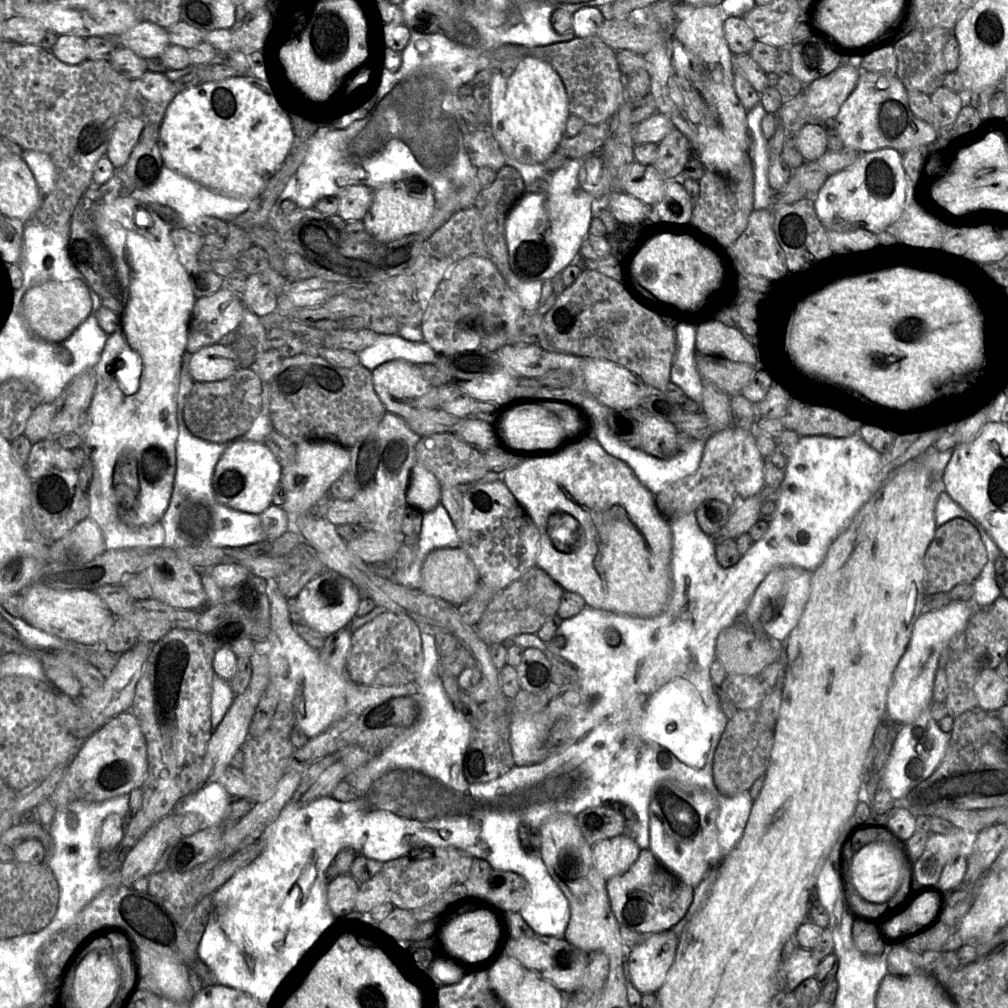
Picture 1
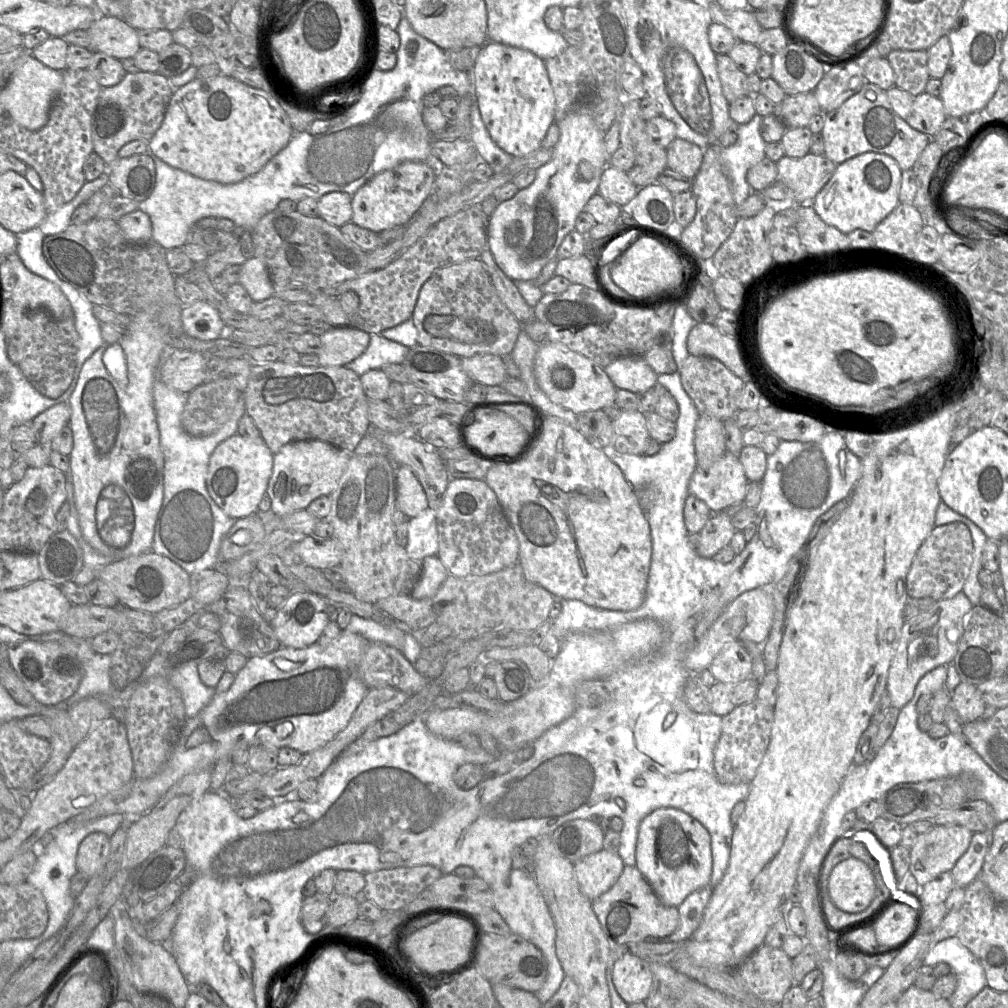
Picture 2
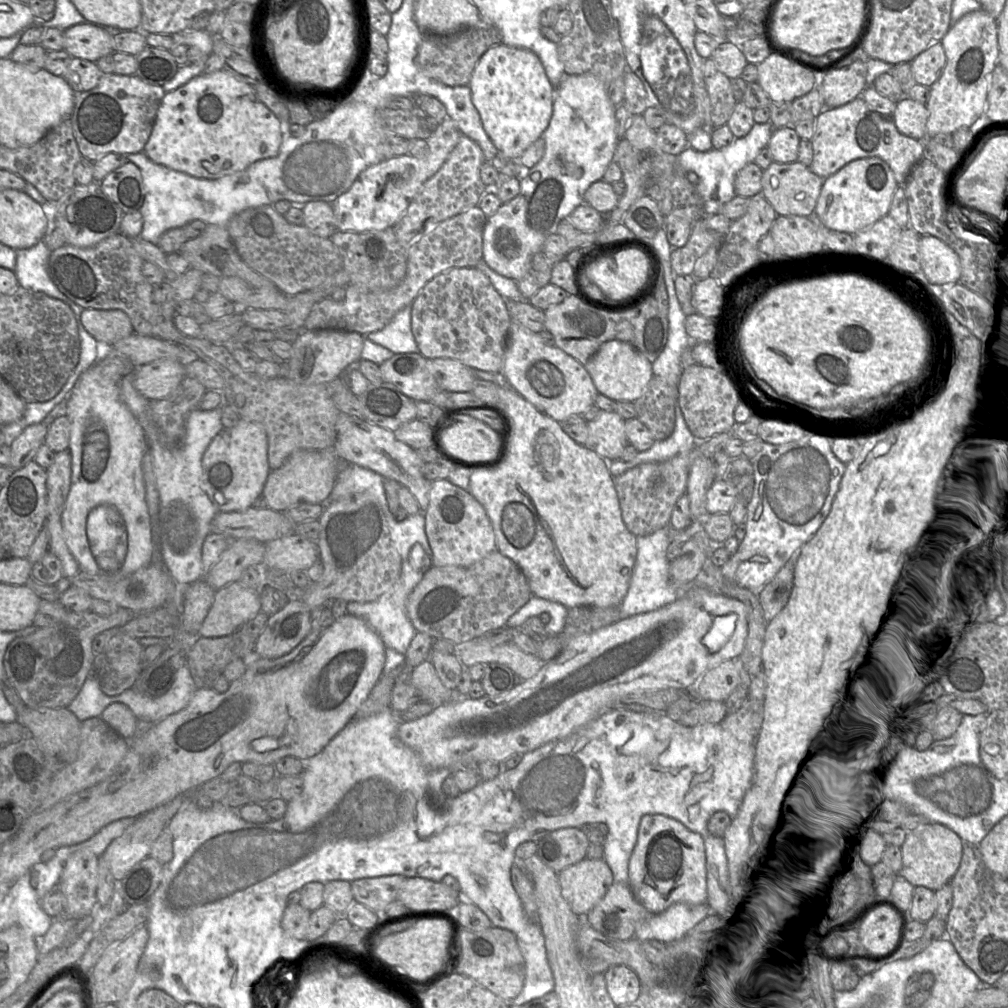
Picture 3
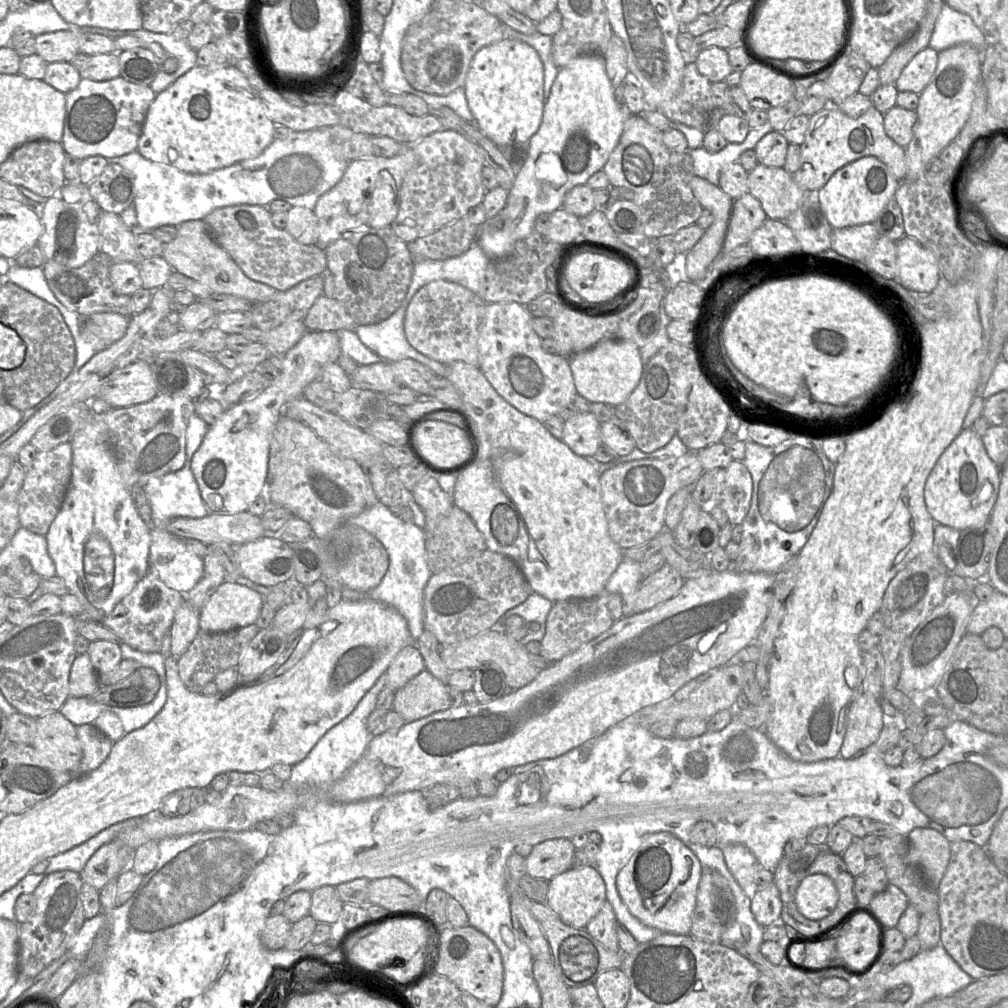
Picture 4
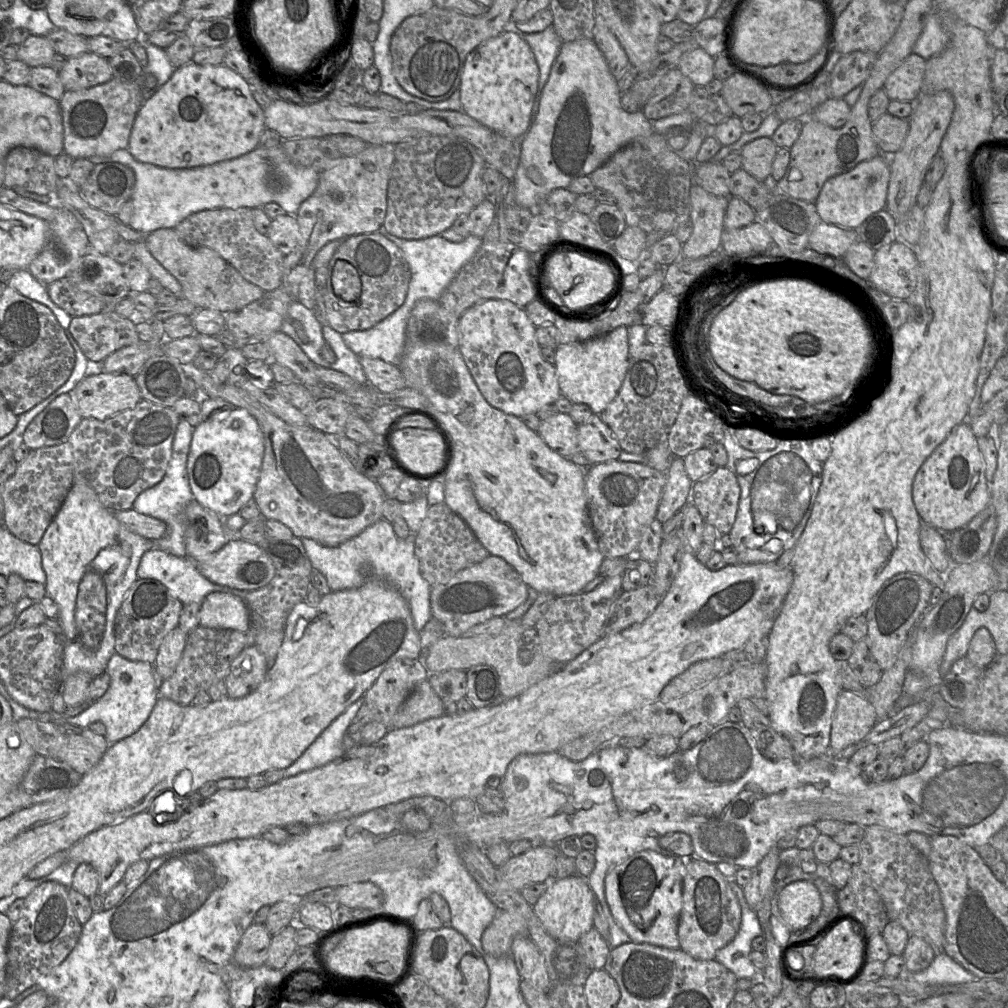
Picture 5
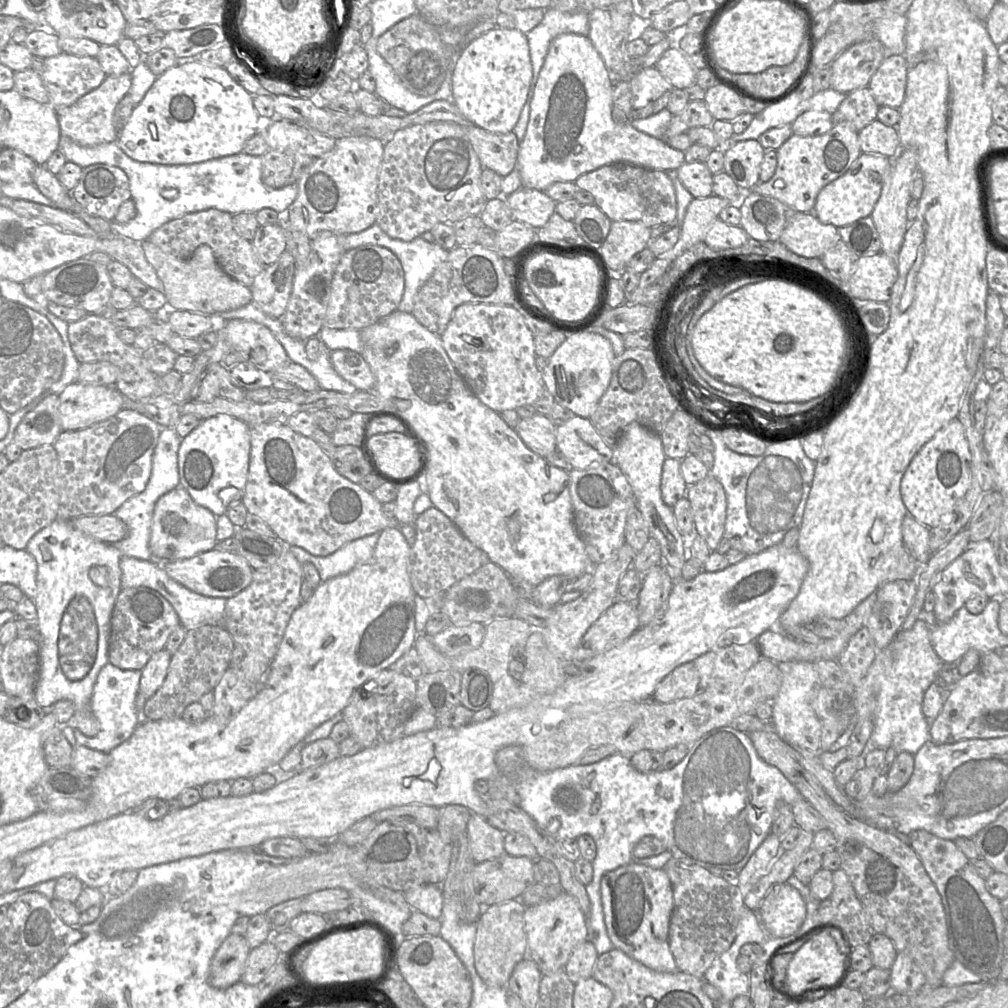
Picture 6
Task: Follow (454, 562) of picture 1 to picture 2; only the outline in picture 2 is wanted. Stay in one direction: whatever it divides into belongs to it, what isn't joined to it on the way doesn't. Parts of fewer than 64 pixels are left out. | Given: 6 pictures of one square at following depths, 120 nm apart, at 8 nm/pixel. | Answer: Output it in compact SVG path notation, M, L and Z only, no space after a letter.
M437 555L428 556L423 560L421 572L410 595L415 599L433 596L449 573Z

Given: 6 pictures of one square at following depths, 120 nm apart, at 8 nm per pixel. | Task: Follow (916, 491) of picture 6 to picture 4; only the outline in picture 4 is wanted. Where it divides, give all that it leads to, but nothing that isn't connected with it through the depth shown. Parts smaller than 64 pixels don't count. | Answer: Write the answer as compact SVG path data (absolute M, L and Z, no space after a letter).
M971 427L962 429L938 458L925 482L924 500L935 523L962 531L989 521L999 484L1000 468L988 456L981 436Z

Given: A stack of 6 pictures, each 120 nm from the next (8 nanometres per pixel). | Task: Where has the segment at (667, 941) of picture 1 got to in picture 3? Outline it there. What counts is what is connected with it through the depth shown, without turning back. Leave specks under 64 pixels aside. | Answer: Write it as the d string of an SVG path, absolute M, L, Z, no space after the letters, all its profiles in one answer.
M617 965L603 974L608 994L617 1007L638 1002L642 984L636 972L625 965Z

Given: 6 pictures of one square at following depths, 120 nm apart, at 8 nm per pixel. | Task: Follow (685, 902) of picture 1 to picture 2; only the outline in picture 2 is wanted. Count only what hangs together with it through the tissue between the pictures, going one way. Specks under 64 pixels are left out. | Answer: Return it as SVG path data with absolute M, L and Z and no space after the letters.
M625 866L614 886L592 901L592 908L605 935L617 945L663 939L679 926L678 907L664 905L636 866Z

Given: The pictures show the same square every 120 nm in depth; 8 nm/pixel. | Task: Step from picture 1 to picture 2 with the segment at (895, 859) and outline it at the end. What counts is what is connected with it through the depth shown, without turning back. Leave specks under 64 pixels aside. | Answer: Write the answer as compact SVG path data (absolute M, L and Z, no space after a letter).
M857 858L837 864L830 873L827 894L836 909L857 912L865 909L876 894L872 870Z

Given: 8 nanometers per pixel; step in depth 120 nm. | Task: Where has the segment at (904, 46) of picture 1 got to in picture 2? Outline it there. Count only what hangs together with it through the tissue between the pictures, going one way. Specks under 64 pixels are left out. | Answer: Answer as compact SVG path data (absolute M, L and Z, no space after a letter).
M892 50L887 59L896 76L895 86L915 97L925 92L931 78L926 50Z

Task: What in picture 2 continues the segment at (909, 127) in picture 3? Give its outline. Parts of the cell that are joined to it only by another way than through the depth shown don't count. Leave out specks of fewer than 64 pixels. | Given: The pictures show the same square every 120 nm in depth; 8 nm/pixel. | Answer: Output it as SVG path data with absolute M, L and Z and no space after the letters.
M924 92L915 97L911 114L906 122L932 139L946 118L941 99Z

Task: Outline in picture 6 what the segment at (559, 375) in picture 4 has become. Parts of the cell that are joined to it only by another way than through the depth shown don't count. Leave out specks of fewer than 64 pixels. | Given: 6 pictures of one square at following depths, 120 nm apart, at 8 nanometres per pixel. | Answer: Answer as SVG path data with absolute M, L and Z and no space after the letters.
M466 303L458 306L440 336L444 350L475 396L497 413L533 404L545 390L535 365L534 337L521 311L511 306Z

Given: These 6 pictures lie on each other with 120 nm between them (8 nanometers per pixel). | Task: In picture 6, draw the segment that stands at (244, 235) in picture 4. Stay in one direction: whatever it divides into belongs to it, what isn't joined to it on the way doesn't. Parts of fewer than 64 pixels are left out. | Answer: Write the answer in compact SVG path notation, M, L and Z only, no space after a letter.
M216 209L203 210L174 219L156 229L147 240L179 259L187 259L199 246L207 245L213 250L223 271L249 288L257 275L268 266L261 263L252 242L236 233L233 215Z

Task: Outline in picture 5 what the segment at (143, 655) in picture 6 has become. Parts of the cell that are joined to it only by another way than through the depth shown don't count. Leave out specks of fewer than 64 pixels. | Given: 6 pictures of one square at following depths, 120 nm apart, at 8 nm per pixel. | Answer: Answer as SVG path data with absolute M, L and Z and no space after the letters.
M137 579L117 610L114 622L115 653L131 661L153 664L166 635L178 626L183 604L159 581Z

